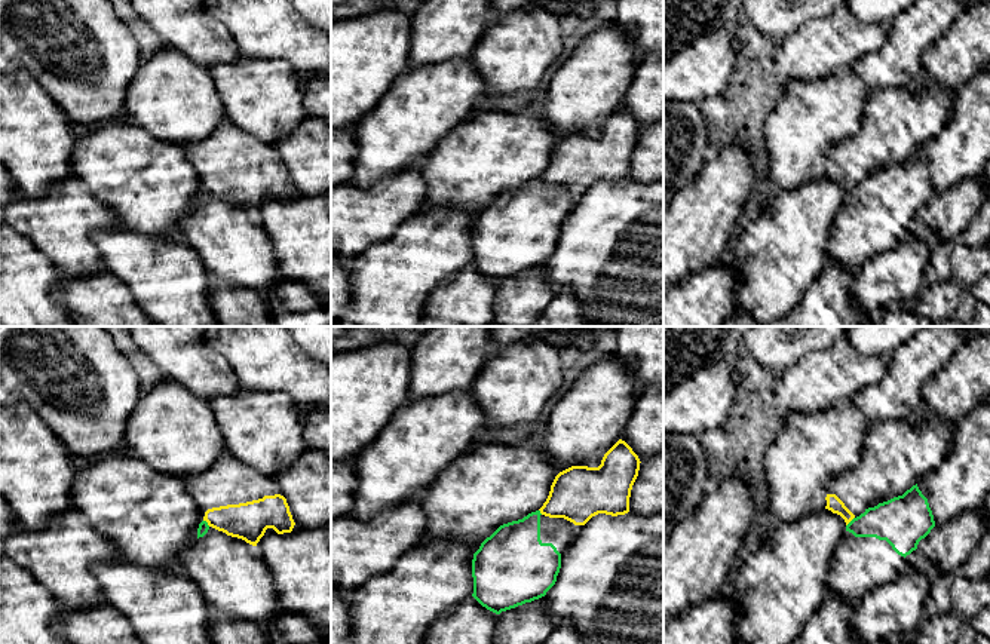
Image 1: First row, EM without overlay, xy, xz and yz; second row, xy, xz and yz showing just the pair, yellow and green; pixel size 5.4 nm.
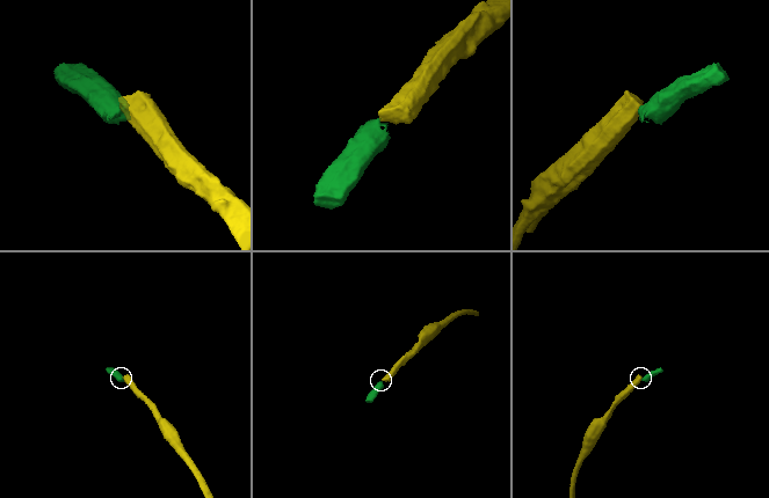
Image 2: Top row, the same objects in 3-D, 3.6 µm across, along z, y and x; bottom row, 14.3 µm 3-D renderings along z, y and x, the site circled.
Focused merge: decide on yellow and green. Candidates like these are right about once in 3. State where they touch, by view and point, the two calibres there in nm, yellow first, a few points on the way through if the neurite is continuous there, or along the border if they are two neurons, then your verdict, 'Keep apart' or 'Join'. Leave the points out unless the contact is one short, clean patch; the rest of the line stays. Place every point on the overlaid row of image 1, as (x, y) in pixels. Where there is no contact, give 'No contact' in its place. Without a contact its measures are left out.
Touches yellow at yz (851, 520). Thickness 80 nm (yellow) against 240 nm. Boundary: yz (854, 517), (846, 526). Keep apart

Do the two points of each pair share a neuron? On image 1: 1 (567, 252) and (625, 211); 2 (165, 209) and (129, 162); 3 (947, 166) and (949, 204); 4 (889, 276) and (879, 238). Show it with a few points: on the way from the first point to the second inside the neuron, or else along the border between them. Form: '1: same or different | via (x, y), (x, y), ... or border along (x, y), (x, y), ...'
1: same | via (582, 241), (610, 212)
2: same | via (153, 198), (129, 174)
3: different | border along (974, 177), (935, 192)
4: different | border along (901, 236), (894, 247), (873, 255), (857, 272)

